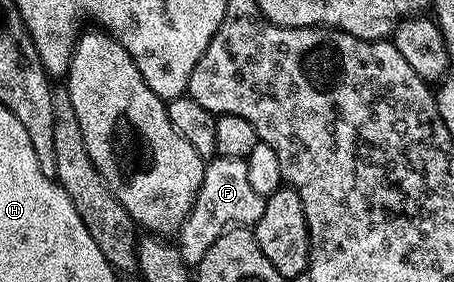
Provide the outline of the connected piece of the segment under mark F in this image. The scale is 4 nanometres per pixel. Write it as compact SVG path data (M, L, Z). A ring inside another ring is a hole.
M214 156L206 163L203 174L203 186L191 206L185 221L181 223L180 232L176 233L175 243L183 262L190 266L201 263L203 254L219 242L224 232L231 228L255 226L263 218L265 197L260 196L251 186L247 175L247 162L239 158Z

